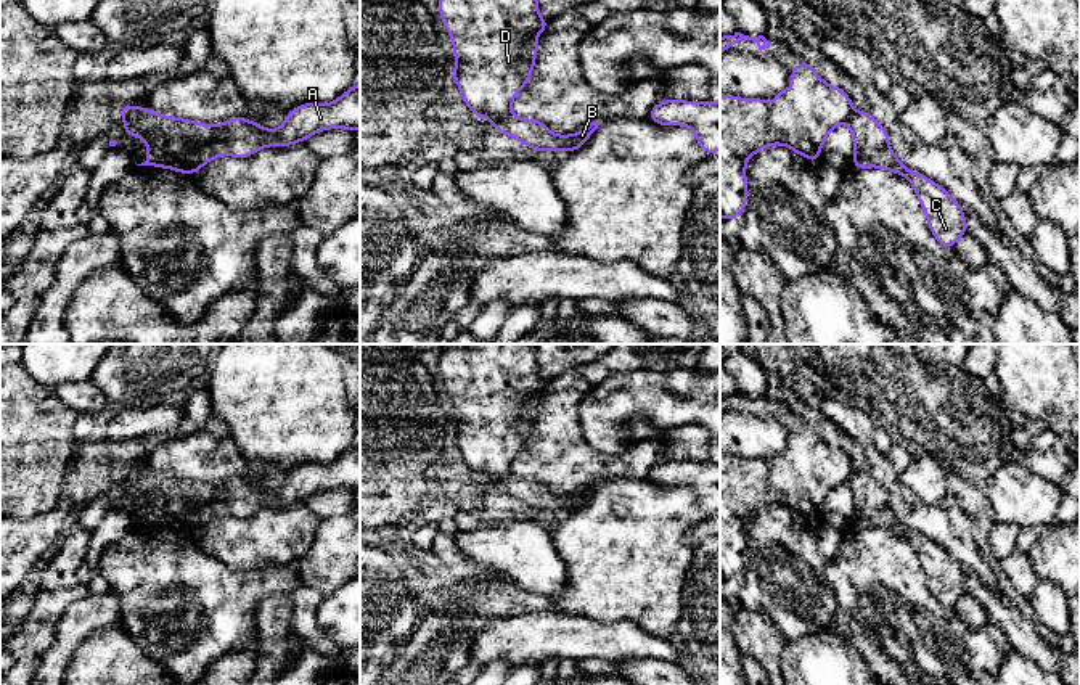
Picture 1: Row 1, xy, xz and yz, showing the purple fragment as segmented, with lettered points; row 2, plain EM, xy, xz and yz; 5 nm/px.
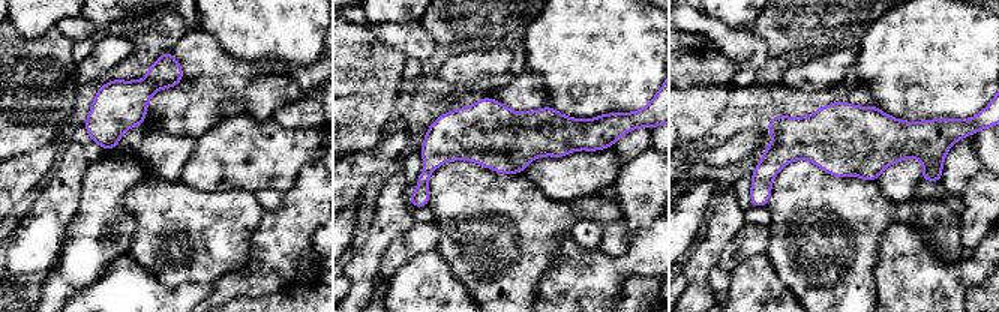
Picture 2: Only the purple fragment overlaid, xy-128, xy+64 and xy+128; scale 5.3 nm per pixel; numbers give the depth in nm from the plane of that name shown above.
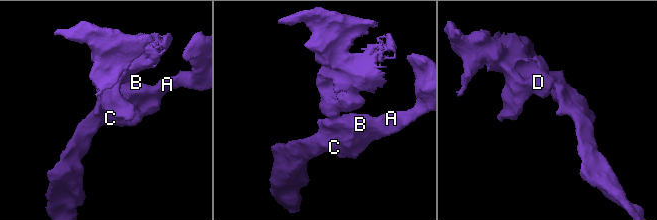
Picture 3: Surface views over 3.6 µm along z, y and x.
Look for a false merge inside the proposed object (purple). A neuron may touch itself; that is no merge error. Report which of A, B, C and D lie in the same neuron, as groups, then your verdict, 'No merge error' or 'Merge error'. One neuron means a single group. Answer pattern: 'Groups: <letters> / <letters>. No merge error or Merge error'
Groups: A B C / D. Merge error

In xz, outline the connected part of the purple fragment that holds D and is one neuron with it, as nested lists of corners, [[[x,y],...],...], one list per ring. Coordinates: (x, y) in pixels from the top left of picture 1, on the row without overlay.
[[[448,344],[439,360],[442,383],[453,402],[456,426],[452,439],[458,444],[461,458],[477,478],[505,476],[511,470],[514,457],[526,447],[534,433],[534,421],[550,381],[538,375],[535,344]]]

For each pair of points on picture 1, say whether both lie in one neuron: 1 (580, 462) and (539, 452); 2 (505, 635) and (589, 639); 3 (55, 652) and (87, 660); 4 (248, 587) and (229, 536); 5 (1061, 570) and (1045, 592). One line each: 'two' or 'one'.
1: one
2: one
3: two
4: two
5: two

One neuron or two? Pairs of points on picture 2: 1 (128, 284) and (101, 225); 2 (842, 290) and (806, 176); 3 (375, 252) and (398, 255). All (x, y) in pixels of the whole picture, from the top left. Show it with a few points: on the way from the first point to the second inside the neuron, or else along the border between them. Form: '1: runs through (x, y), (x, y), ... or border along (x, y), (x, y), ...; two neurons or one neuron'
1: border along (126, 254), (116, 258), (92, 284); two neurons
2: runs through (822, 263), (821, 240), (806, 224), (806, 204); one neuron
3: border along (407, 228), (389, 245), (378, 272); two neurons

